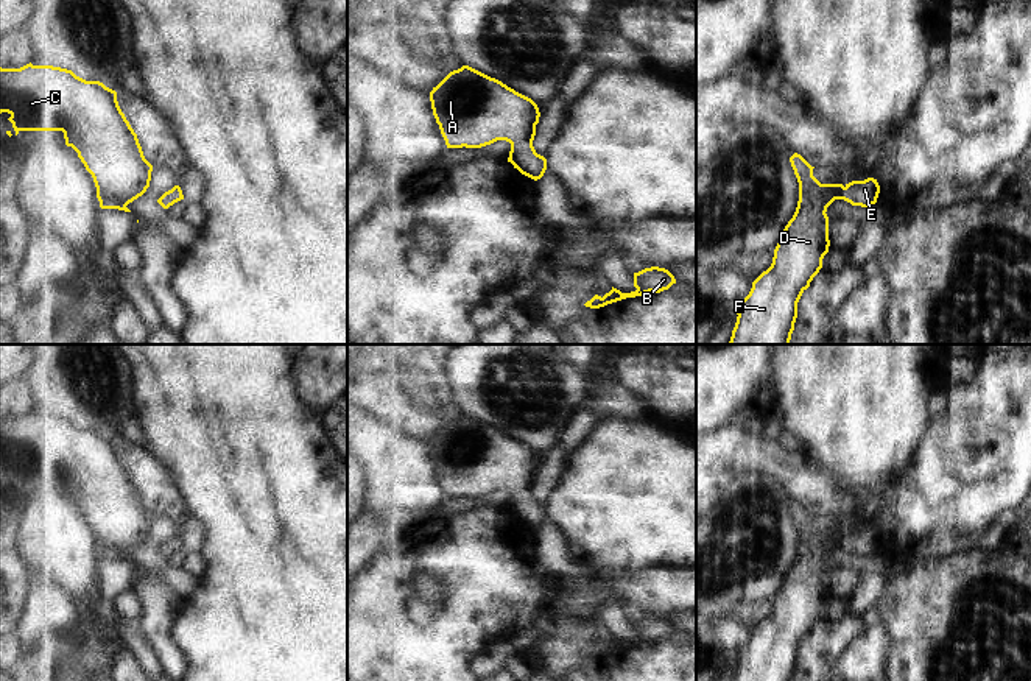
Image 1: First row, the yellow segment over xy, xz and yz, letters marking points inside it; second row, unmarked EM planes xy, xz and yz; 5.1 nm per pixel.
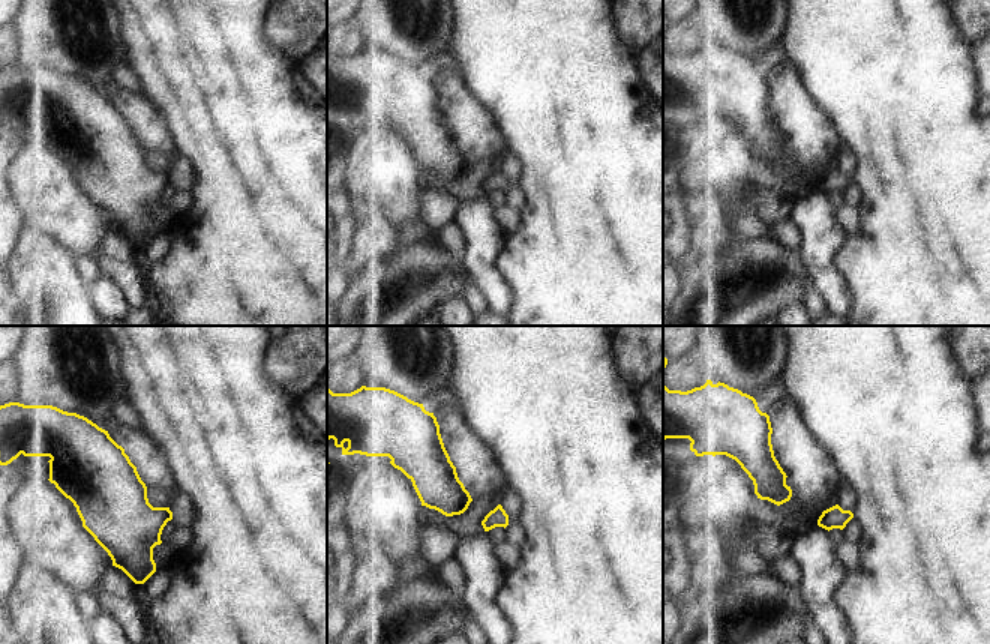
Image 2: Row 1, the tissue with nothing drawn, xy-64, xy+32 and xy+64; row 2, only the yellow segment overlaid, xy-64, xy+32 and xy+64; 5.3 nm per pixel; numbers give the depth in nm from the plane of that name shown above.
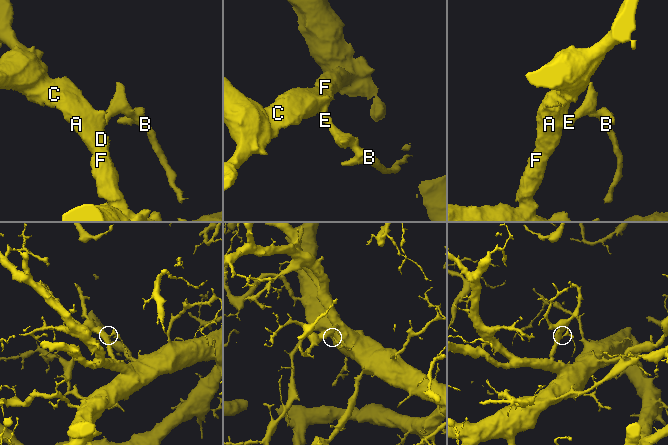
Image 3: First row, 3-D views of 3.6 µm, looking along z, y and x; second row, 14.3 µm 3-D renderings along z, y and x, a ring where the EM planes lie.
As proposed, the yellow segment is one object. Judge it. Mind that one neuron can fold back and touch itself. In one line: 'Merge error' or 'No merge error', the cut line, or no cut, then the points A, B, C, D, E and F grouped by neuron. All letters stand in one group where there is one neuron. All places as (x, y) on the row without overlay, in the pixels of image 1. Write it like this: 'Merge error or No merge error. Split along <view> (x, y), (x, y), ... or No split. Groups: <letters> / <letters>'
No merge error. No split. Groups: A B C D E F

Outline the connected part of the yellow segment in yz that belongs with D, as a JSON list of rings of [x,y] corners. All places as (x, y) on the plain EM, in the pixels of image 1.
[[[801,503],[790,506],[799,531],[799,550],[774,598],[771,616],[754,631],[749,644],[738,653],[732,681],[793,681],[797,651],[822,617],[829,602],[827,556],[835,549],[869,556],[877,552],[877,528],[843,533],[821,533]]]

